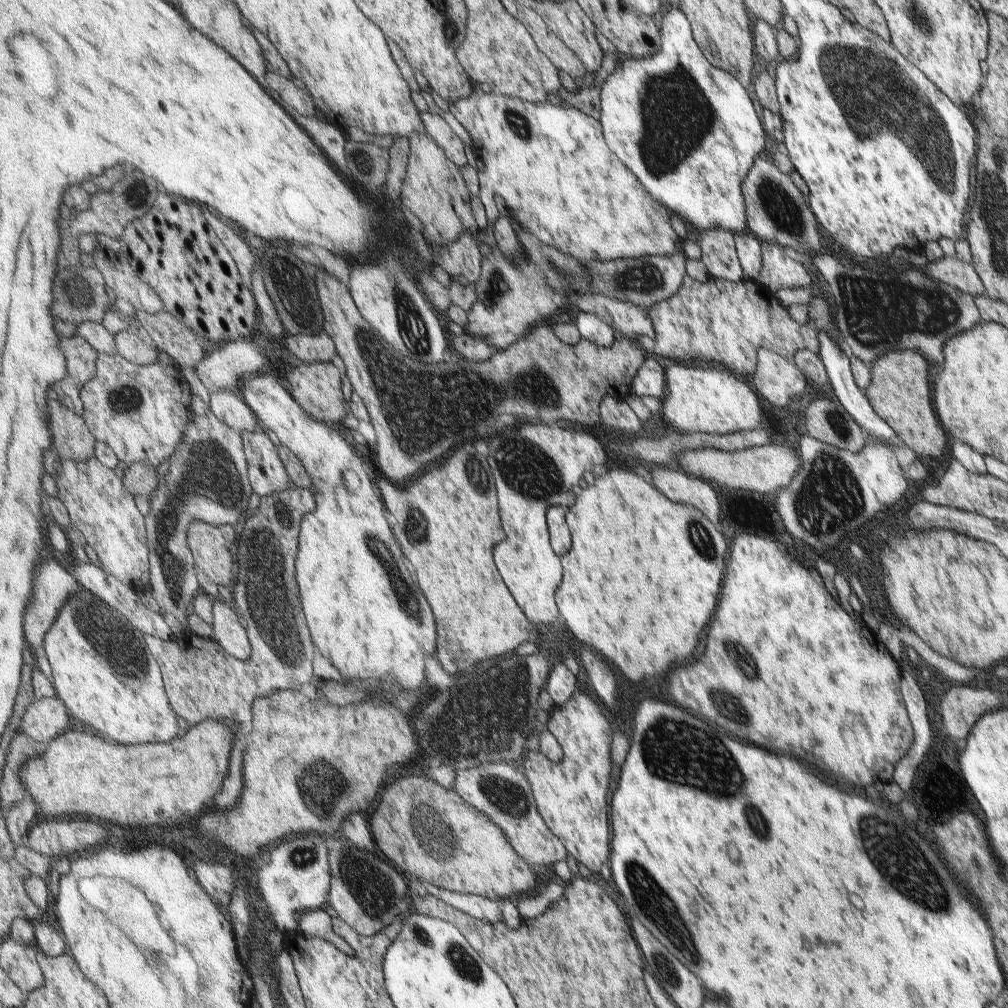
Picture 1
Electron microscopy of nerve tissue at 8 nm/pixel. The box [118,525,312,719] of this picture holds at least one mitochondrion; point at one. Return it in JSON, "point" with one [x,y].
{"point":[144,667]}

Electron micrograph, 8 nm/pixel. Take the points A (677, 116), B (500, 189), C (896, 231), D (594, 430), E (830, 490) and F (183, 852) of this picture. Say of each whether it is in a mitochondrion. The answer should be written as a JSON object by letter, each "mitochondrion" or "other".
{"A":"mitochondrion","B":"other","C":"other","D":"other","E":"mitochondrion","F":"other"}

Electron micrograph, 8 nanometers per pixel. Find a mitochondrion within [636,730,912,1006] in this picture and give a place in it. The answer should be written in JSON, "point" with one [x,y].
{"point":[756,819]}

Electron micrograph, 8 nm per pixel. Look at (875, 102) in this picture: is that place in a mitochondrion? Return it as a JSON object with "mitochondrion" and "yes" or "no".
{"mitochondrion":"yes"}

